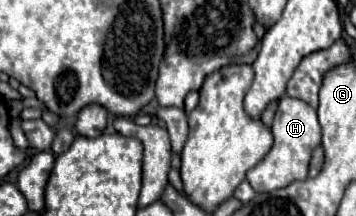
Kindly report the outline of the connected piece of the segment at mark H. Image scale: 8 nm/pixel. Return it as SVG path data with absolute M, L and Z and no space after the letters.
M283 96L279 100L279 108L275 112L271 130L275 136L273 148L267 152L267 156L257 166L253 166L247 172L247 180L257 194L285 188L295 180L305 180L311 154L321 144L321 126L317 122L317 112L307 102L301 102L299 98Z

